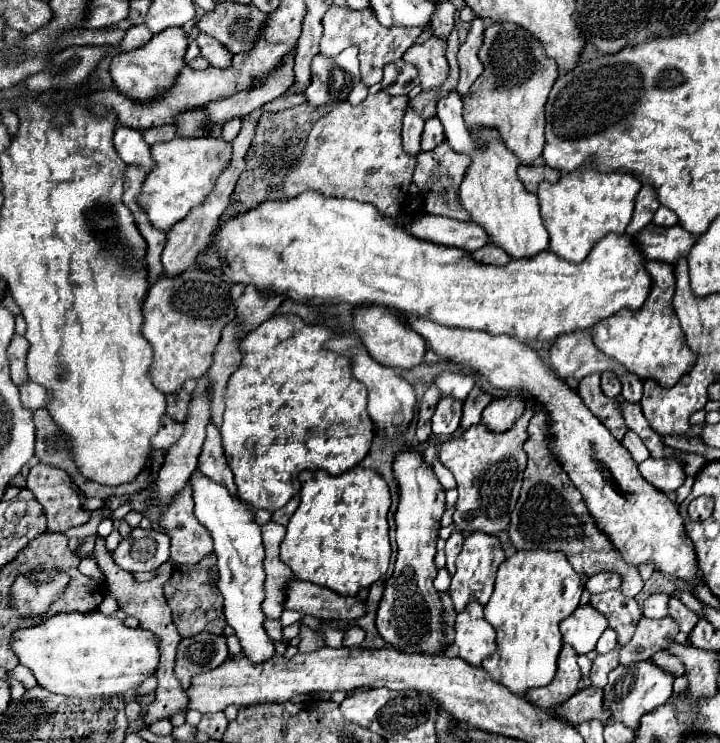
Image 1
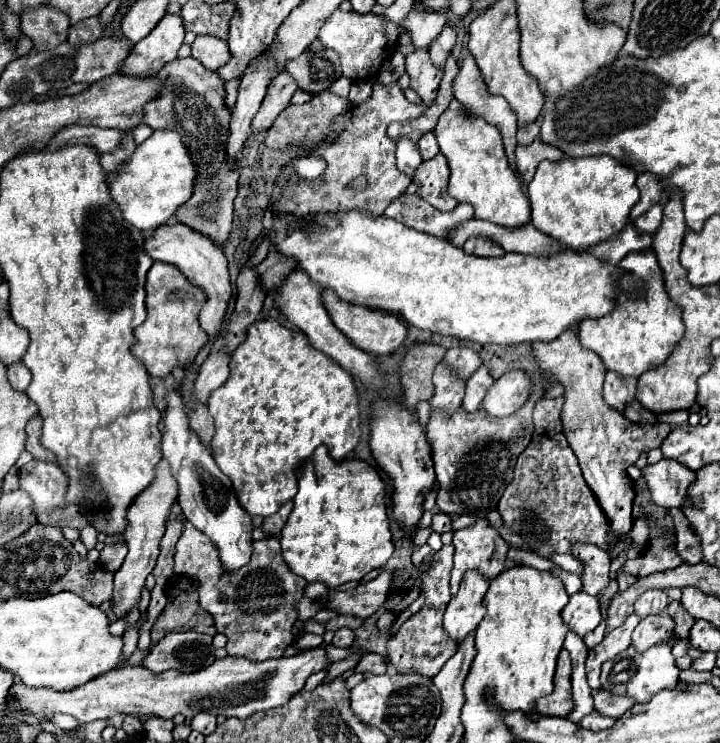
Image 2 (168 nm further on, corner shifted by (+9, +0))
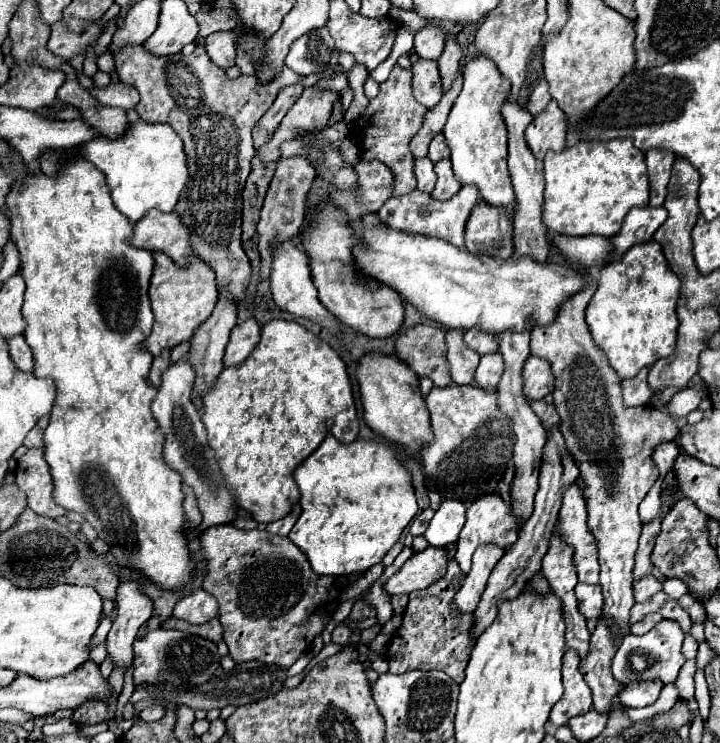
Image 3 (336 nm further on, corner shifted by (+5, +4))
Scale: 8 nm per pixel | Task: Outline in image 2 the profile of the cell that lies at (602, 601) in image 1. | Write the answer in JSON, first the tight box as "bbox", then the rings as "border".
{"bbox":[573,545,609,599],"border":[[[575,545],[573,555],[585,563],[585,571],[581,575],[583,591],[601,599],[601,591],[609,585],[609,553],[595,549],[595,545]]]}

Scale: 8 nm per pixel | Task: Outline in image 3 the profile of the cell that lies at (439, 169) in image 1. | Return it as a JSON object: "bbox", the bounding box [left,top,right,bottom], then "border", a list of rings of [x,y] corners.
{"bbox":[431,159,459,201],"border":[[[443,159],[439,163],[435,163],[435,173],[437,173],[437,185],[431,193],[433,199],[439,199],[439,201],[447,201],[451,199],[459,189],[459,181],[455,179],[453,175],[453,169],[451,169],[451,161],[449,159]]]}

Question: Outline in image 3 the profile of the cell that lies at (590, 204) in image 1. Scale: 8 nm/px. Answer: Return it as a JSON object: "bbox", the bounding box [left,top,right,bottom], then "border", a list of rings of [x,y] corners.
{"bbox":[543,139,649,237],"border":[[[609,139],[609,141],[579,141],[573,147],[565,147],[561,153],[547,151],[545,159],[545,207],[543,221],[553,233],[569,237],[601,235],[613,237],[631,207],[649,205],[649,177],[645,165],[645,153],[635,149],[631,139]]]}

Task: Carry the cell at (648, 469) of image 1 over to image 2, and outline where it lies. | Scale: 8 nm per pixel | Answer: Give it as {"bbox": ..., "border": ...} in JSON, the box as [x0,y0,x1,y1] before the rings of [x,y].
{"bbox":[643,459,695,507],"border":[[[661,459],[659,463],[643,469],[643,479],[651,491],[651,497],[661,507],[687,505],[687,487],[695,481],[695,471],[687,469],[679,461]]]}

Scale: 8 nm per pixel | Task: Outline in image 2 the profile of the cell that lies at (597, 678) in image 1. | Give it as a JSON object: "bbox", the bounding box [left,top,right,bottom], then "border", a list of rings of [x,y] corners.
{"bbox":[585,613,639,689],"border":[[[635,613],[629,615],[627,621],[621,627],[609,631],[605,635],[605,639],[595,649],[589,651],[589,657],[587,657],[585,665],[587,665],[587,681],[589,681],[591,689],[599,689],[601,687],[601,683],[599,683],[601,665],[605,661],[611,661],[613,657],[617,657],[621,651],[625,651],[629,647],[629,643],[631,643],[631,631],[635,629],[637,623],[639,623],[639,617]]]}

